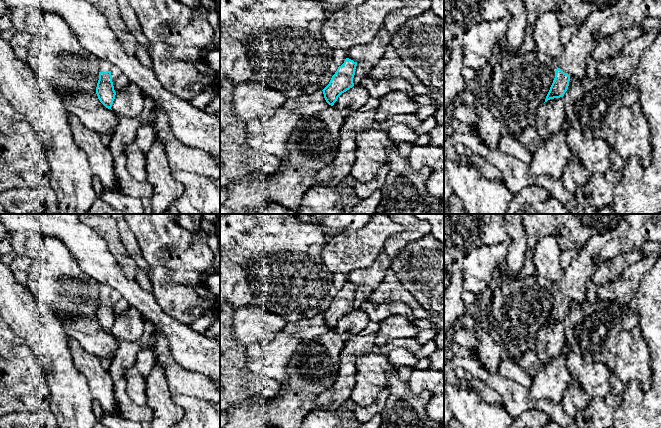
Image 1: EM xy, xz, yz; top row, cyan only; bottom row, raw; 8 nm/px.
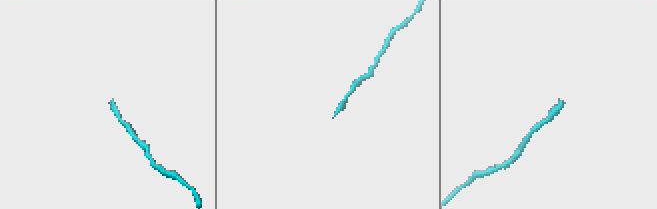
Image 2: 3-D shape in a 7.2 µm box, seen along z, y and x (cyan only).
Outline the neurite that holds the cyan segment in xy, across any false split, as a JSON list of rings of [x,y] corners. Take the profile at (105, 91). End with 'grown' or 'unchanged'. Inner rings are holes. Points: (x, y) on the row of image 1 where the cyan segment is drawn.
[[[100,61],[99,80],[96,87],[98,99],[108,109],[111,109],[116,95],[111,75],[112,67],[108,61]]] | grown

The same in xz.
[[[346,58],[344,63],[338,67],[329,84],[322,90],[326,102],[333,106],[338,97],[354,86],[353,78],[357,62]]] | unchanged

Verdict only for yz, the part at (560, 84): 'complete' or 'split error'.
complete

